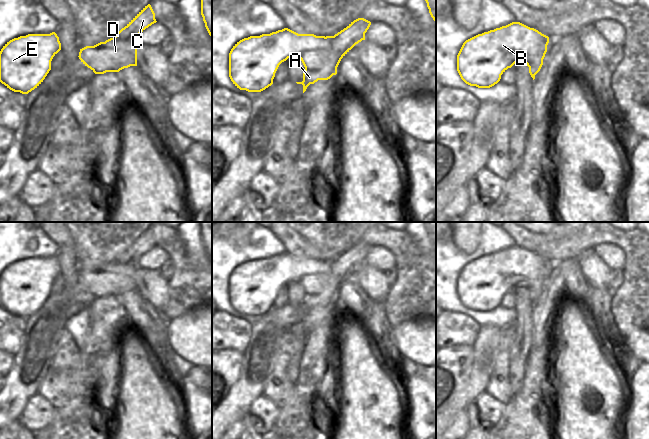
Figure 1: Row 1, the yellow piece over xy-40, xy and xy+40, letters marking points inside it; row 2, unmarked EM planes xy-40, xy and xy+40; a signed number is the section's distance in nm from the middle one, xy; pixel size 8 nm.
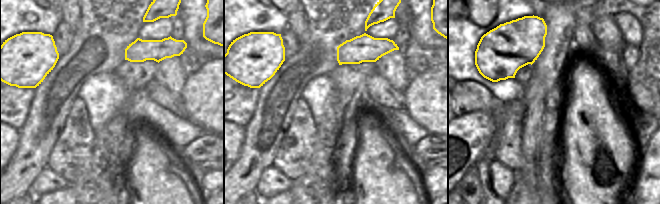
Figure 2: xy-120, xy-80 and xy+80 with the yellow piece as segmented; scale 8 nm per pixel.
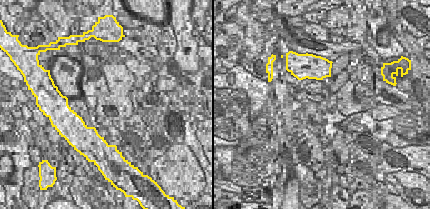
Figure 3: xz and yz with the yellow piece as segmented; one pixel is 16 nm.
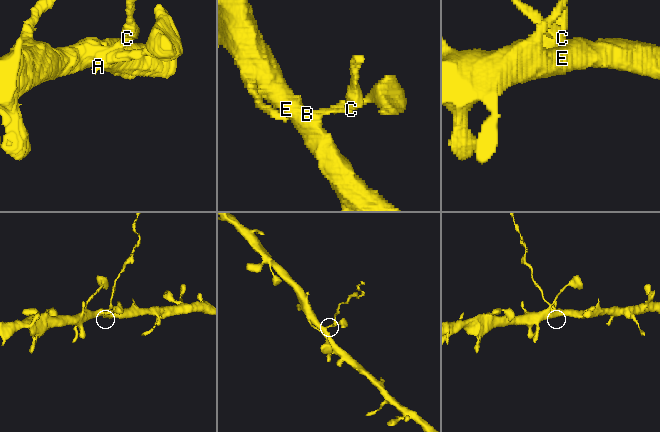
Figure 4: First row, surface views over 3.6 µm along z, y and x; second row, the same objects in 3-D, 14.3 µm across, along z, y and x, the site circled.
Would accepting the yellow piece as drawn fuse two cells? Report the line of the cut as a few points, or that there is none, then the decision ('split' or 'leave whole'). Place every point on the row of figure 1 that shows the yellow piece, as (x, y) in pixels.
cut in xy along (331, 39), (331, 45), (327, 49), (308, 50), (294, 57); split

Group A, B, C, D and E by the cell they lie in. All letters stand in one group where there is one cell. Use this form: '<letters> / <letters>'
A C D / B E

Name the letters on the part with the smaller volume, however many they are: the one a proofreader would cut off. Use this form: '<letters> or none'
A, C, D

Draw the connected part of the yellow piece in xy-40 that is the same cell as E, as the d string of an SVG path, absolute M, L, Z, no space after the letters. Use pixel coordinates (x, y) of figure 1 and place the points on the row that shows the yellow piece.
M28 34L7 42L0 51L0 82L14 92L28 94L37 88L51 70L53 57L61 50L59 37L50 34Z

